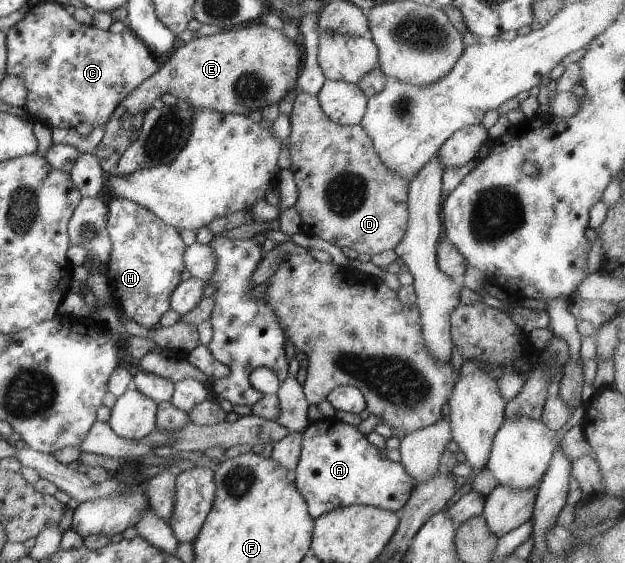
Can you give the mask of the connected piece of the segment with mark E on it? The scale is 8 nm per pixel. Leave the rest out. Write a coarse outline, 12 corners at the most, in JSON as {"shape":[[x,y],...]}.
{"shape":[[261,21],[177,47],[113,109],[105,176],[161,95],[247,116],[293,89],[301,53]]}

